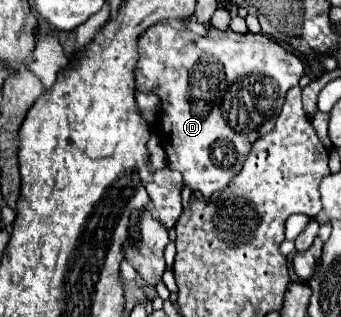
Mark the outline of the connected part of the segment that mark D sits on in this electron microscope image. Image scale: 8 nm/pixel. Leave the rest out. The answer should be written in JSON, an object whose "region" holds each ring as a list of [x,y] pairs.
{"region":[[[158,22],[138,38],[138,52],[136,88],[154,92],[160,98],[160,140],[166,150],[168,166],[182,172],[184,186],[192,192],[202,192],[204,198],[226,188],[242,170],[254,140],[258,140],[260,126],[278,116],[286,92],[304,76],[302,60],[268,36],[250,32],[236,34],[232,30],[222,32],[214,26],[208,26],[206,36],[198,36],[188,28],[174,28],[168,22]]]}

